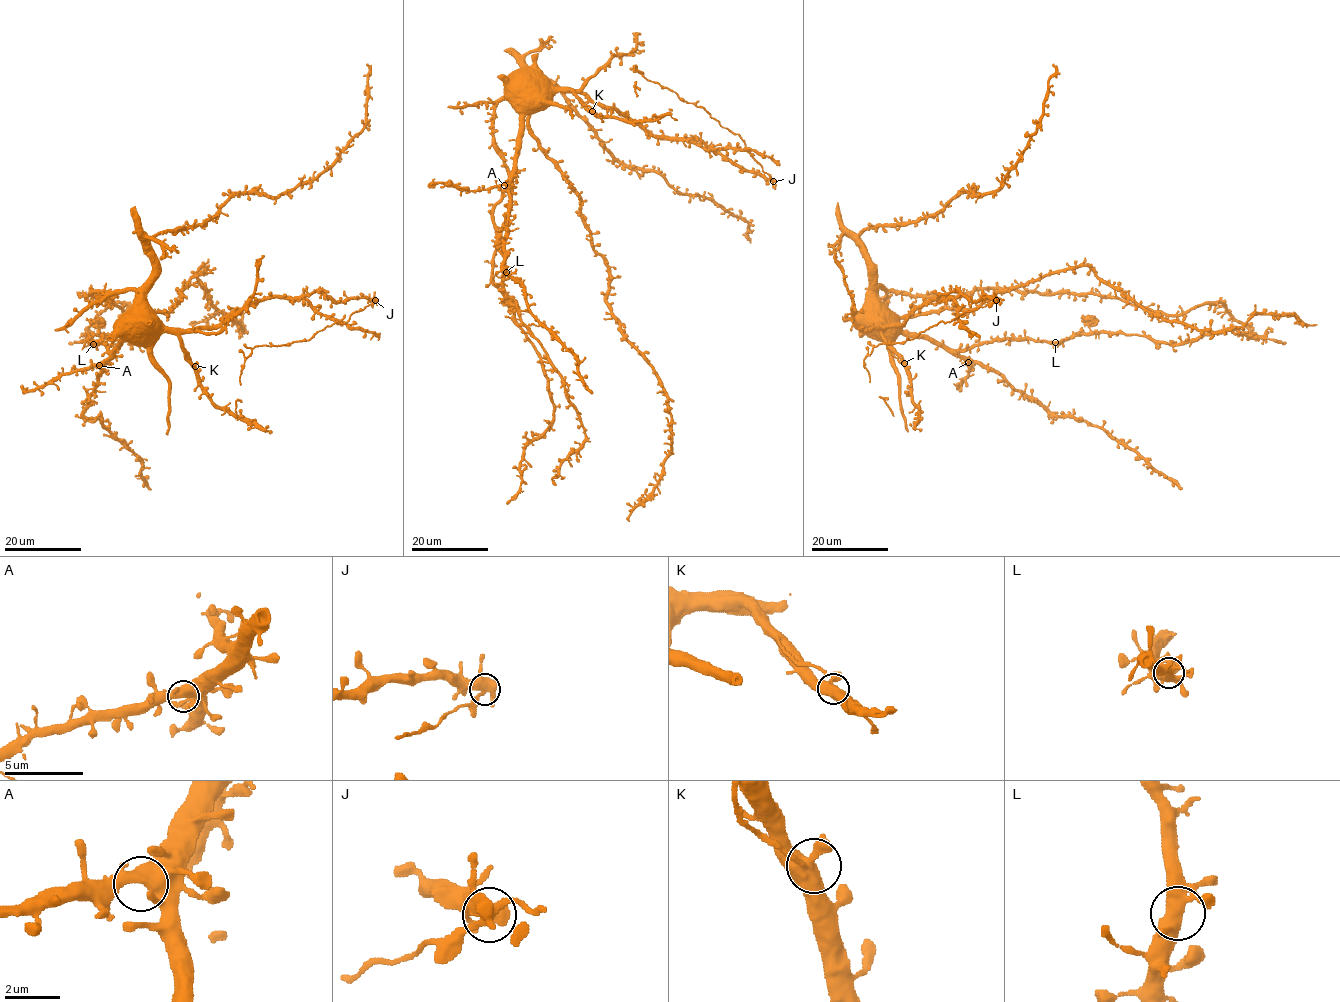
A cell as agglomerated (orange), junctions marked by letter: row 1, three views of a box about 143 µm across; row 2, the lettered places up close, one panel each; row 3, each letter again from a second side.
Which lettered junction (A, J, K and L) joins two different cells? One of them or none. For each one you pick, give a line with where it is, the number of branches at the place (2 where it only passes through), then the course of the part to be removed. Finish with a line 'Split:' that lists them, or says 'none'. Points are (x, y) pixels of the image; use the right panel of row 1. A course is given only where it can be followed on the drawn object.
Split: none

